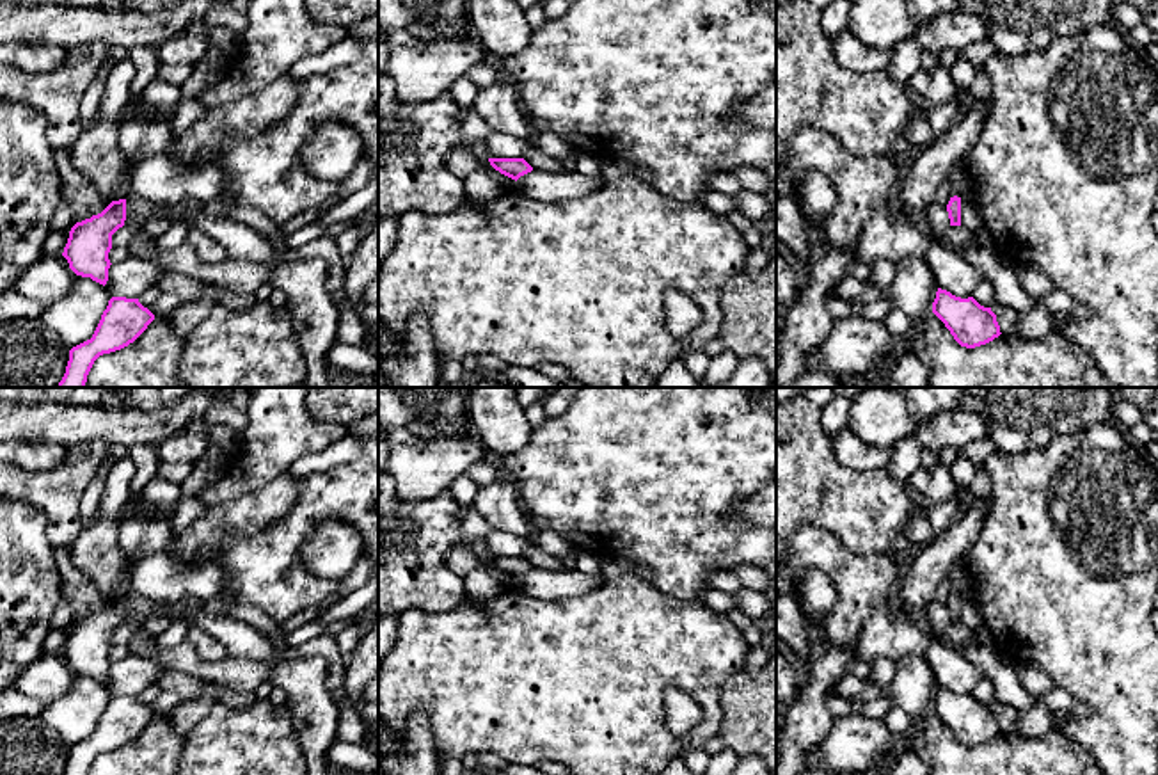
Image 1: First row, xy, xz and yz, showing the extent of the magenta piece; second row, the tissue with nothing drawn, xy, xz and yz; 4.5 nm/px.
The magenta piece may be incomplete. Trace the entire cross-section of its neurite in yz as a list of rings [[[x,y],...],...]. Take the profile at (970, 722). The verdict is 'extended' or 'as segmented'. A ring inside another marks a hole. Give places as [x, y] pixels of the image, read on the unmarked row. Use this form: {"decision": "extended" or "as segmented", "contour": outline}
{"decision": "as segmented", "contour": [[[938,686],[932,711],[945,722],[954,738],[966,747],[986,743],[1002,732],[991,706],[980,704],[973,695],[961,697]]]}

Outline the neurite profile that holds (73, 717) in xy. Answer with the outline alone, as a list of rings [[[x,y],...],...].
[[[78,674],[71,691],[44,704],[39,718],[73,747],[92,736],[110,697],[103,683]]]

